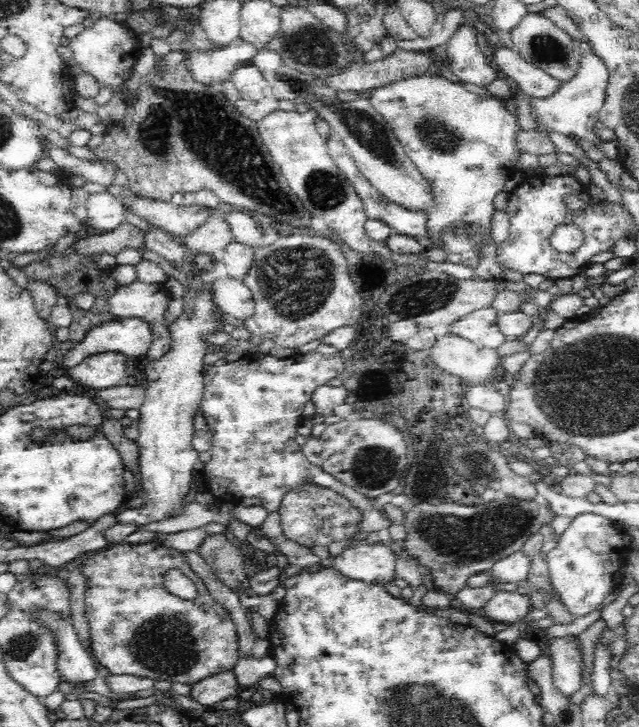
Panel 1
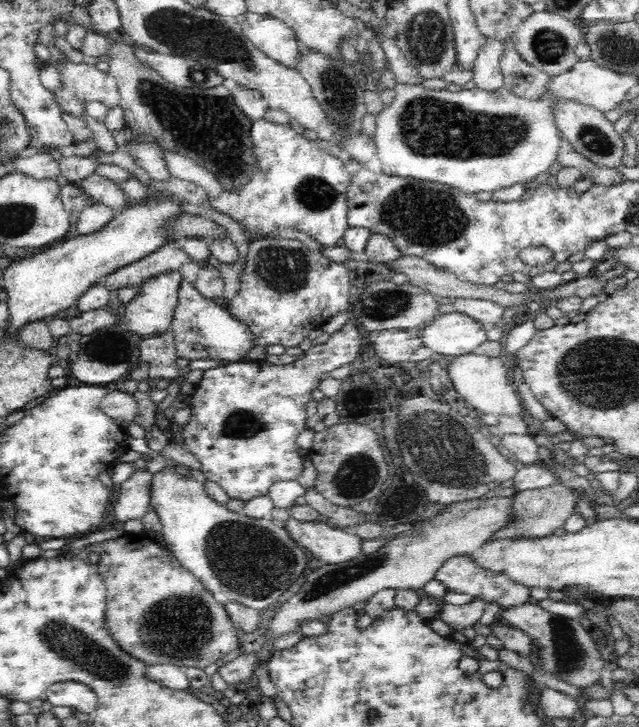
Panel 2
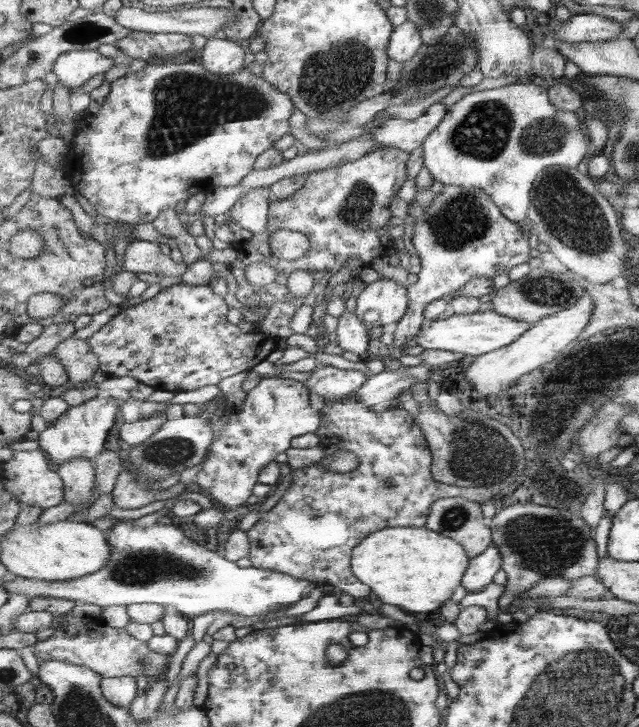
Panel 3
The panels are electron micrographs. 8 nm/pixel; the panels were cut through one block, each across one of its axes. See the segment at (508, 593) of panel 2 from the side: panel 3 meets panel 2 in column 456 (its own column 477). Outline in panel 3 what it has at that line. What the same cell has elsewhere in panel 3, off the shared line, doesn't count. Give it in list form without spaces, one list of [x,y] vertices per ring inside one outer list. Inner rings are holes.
[[[493,543],[482,555],[472,558],[462,586],[467,592],[481,592],[485,586],[489,586],[493,582],[495,574],[501,569],[502,556]]]

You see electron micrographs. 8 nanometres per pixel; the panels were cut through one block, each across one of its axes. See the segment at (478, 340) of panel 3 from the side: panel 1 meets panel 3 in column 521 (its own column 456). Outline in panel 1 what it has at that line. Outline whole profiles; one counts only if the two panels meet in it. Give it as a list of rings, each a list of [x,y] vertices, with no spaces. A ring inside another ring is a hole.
[[[490,308],[474,310],[450,326],[448,334],[472,342],[476,346],[498,349],[507,342],[496,323],[499,312]]]

